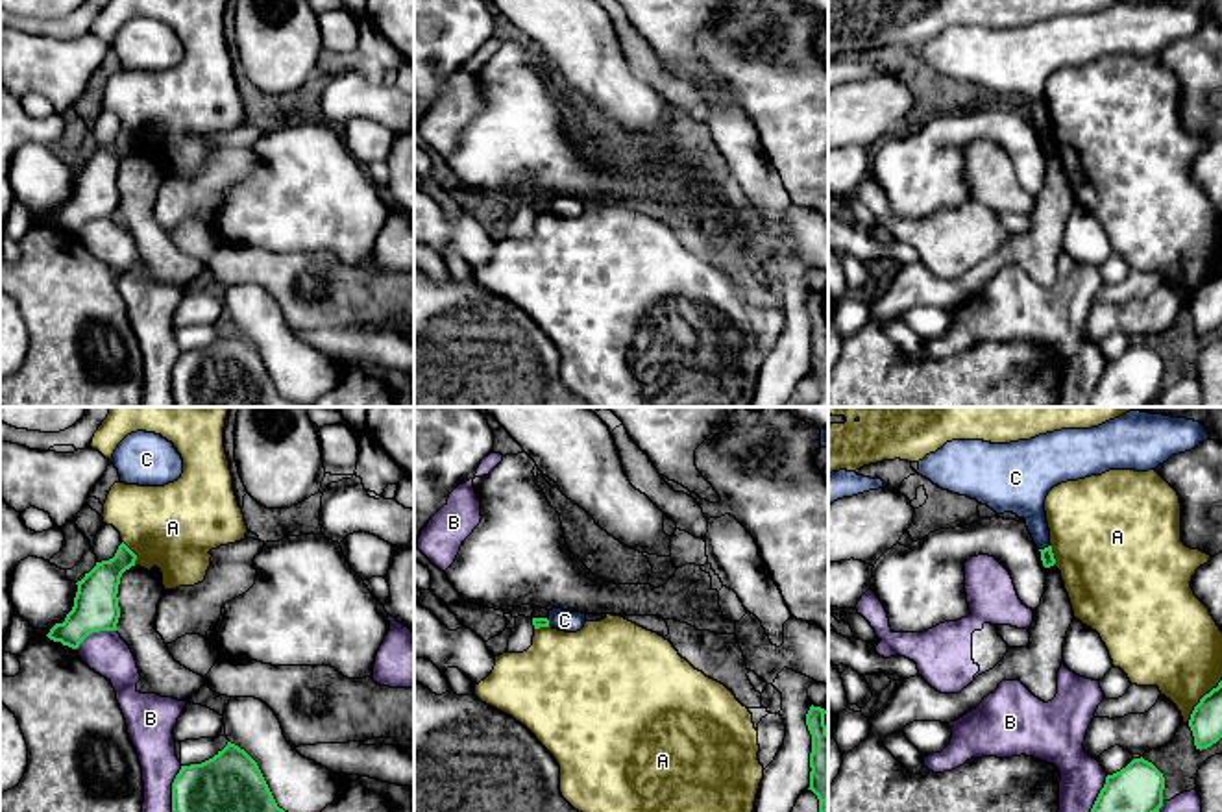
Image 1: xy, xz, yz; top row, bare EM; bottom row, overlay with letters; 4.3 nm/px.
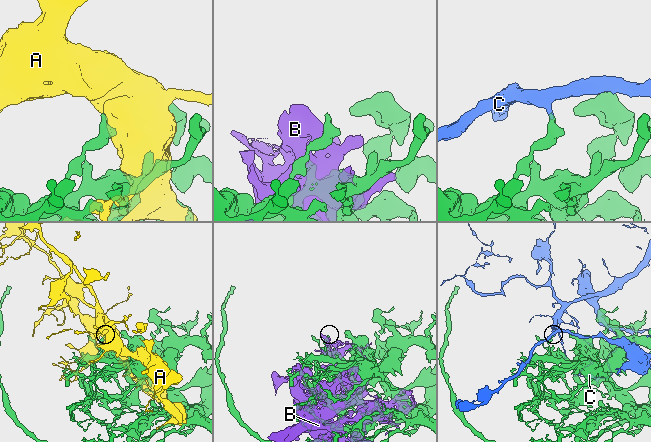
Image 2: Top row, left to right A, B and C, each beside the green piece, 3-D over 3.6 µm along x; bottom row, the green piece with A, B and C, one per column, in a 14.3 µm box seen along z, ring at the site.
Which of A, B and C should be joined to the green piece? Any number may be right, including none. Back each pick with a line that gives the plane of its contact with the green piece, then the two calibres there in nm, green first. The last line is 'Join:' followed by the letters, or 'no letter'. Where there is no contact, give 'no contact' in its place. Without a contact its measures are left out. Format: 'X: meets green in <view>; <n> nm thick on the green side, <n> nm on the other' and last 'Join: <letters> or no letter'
Join: no letter

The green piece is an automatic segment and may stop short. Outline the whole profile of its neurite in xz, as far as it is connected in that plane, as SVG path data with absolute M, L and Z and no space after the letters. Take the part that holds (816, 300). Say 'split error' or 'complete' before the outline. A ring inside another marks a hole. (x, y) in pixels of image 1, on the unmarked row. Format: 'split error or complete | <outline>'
complete | M810 292L806 311L812 320L810 338L810 374L819 385L819 398L812 403L797 403L791 407L828 407L828 318L825 311L826 296Z

